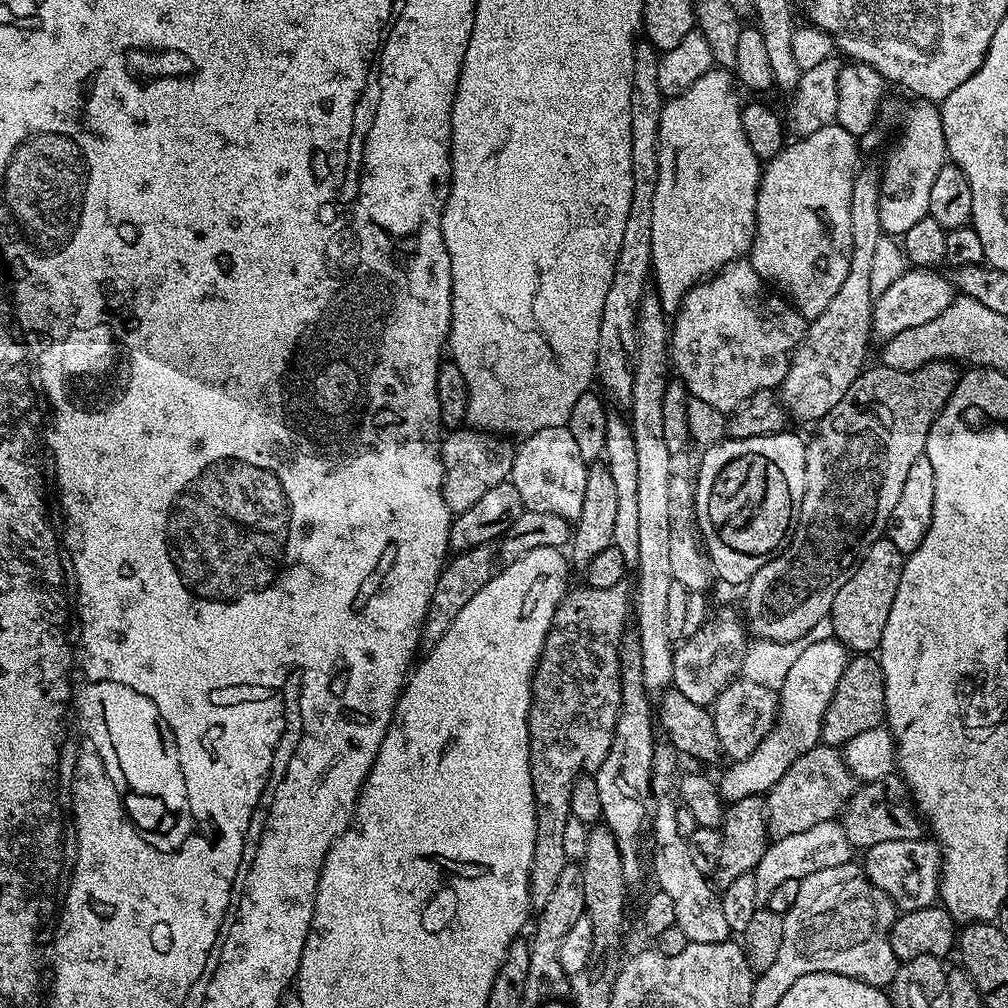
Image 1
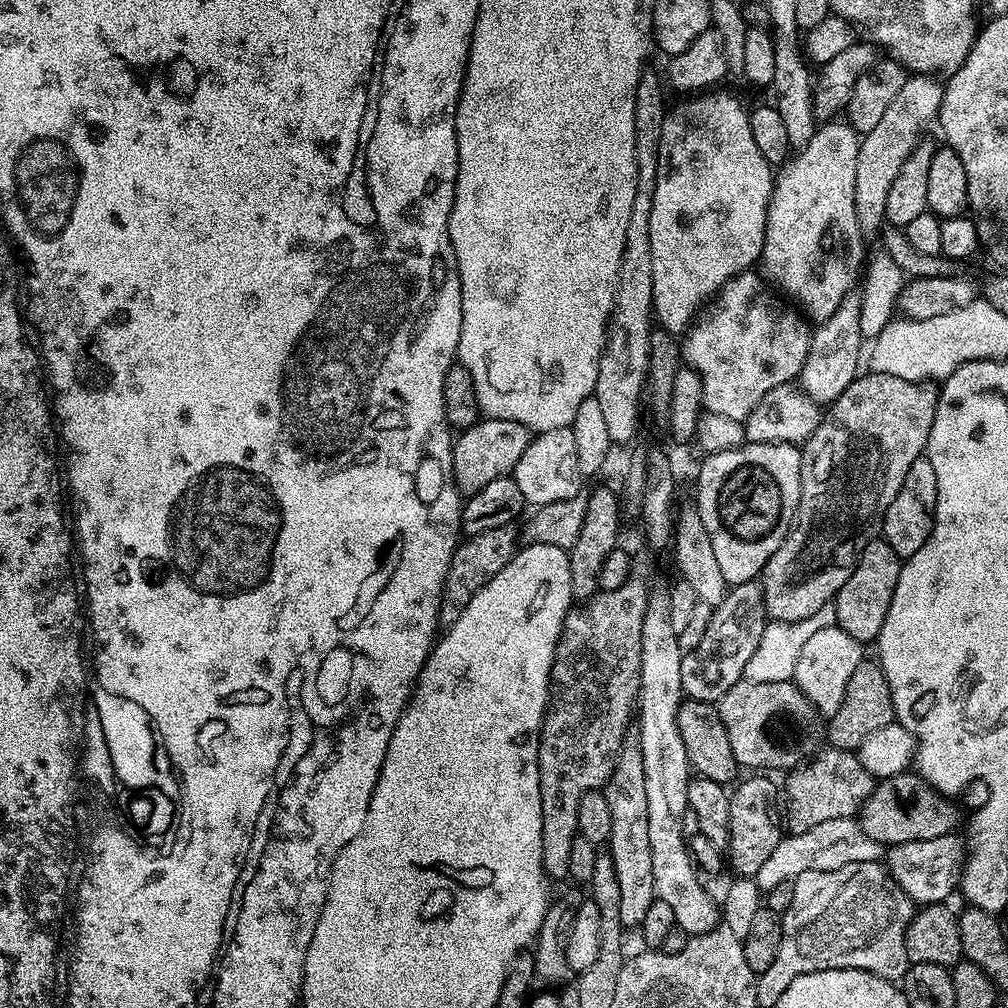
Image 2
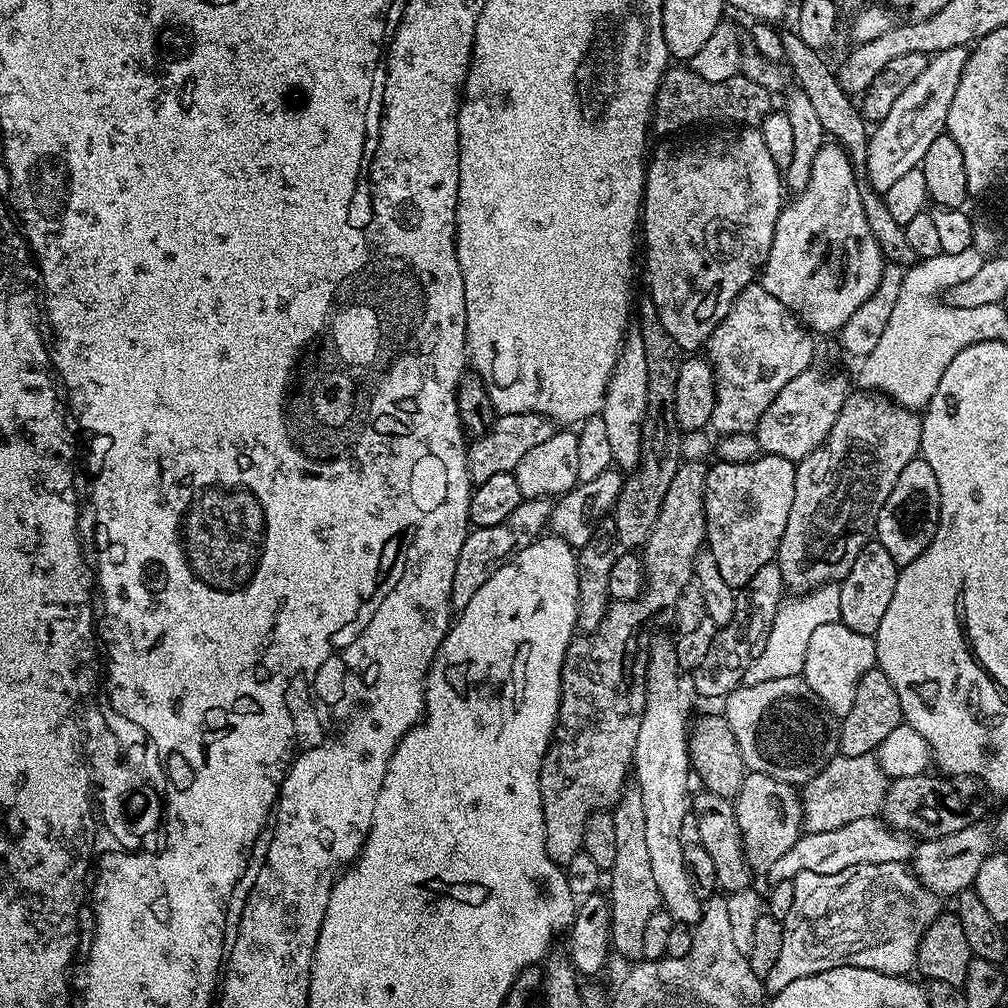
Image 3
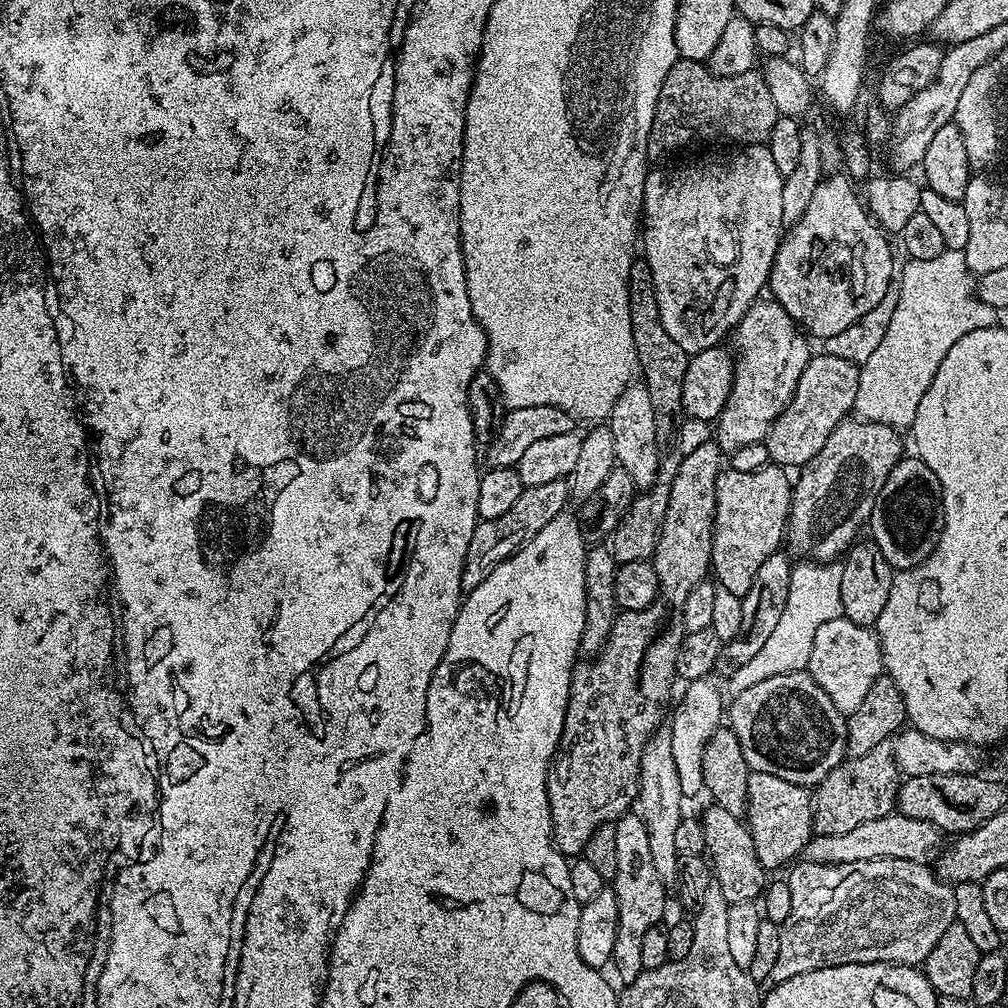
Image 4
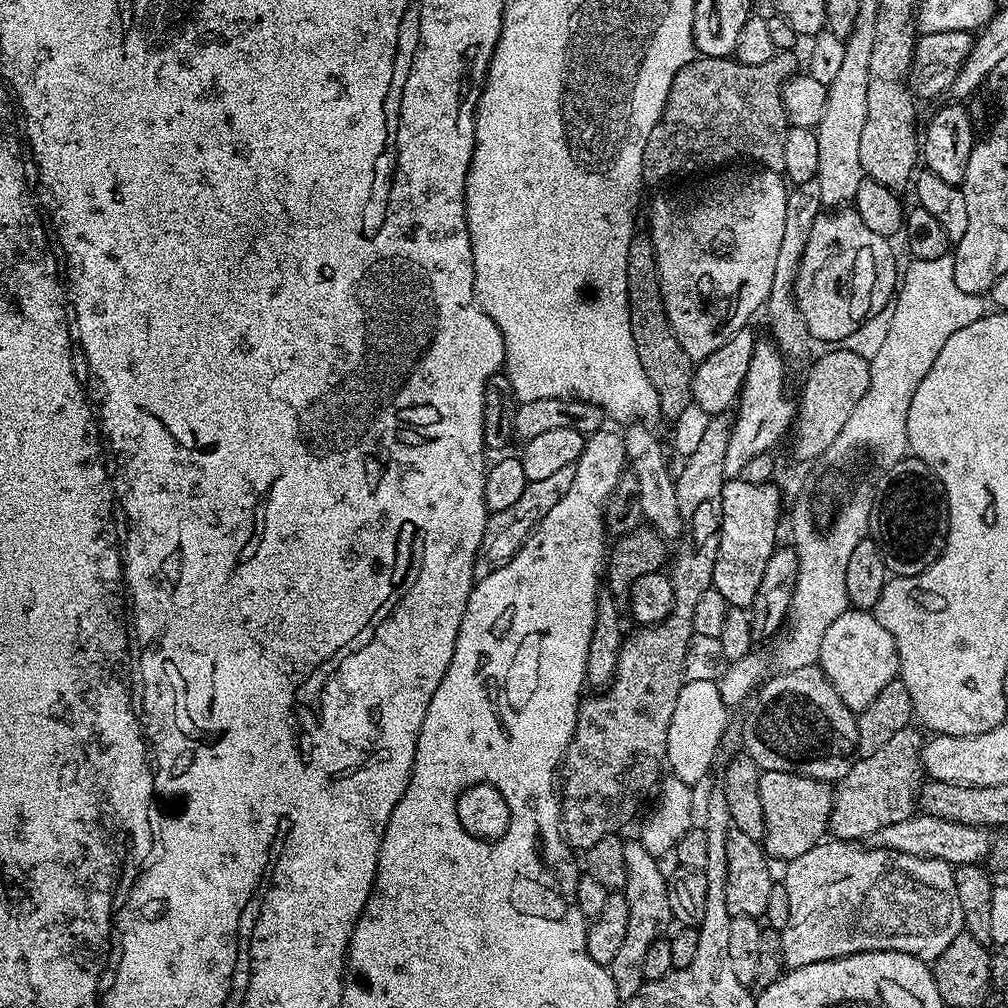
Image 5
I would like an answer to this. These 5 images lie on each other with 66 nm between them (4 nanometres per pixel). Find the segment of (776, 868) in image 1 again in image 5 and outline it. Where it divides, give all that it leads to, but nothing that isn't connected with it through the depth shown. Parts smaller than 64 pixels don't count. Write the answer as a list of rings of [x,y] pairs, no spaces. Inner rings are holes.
[[[914,814],[902,822],[894,822],[894,826],[886,826],[878,830],[870,840],[877,848],[889,848],[898,850],[902,854],[938,858],[947,864],[959,866],[983,861],[992,850],[993,837],[986,828],[962,826],[962,822],[946,822],[946,818]]]

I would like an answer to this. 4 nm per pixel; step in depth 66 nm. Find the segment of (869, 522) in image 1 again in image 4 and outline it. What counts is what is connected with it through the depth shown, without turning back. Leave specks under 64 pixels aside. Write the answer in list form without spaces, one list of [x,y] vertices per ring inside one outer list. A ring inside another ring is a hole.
[[[849,418],[843,420],[826,438],[826,446],[820,453],[799,469],[792,490],[792,505],[788,511],[788,527],[786,544],[800,558],[812,562],[836,562],[847,553],[857,539],[856,528],[869,523],[874,510],[875,495],[882,490],[886,478],[890,478],[890,470],[905,455],[904,444],[900,441],[901,433],[888,424],[879,424],[873,420]]]

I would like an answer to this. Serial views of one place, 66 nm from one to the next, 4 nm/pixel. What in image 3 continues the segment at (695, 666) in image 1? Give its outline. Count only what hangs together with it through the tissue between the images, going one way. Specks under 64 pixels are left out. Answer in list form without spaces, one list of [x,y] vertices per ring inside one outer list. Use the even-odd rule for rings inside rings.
[[[775,562],[762,566],[762,570],[758,570],[758,574],[754,574],[754,578],[750,578],[750,582],[737,591],[734,618],[717,631],[709,653],[691,673],[690,678],[698,695],[723,698],[744,683],[744,675],[753,658],[762,654],[766,647],[766,638],[770,638],[774,618],[785,596],[786,589]]]

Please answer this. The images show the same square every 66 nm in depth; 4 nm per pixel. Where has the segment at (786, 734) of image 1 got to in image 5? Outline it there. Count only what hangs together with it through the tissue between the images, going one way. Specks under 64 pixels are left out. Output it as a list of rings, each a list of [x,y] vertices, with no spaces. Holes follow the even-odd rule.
[[[849,610],[838,614],[838,618],[834,618],[834,622],[830,622],[830,626],[827,627],[826,634],[822,637],[818,667],[826,674],[826,678],[830,678],[834,690],[838,690],[838,698],[846,702],[851,712],[859,714],[866,706],[870,706],[870,702],[874,702],[874,698],[878,698],[879,692],[891,680],[897,679],[900,659],[894,646],[894,636],[890,634],[890,630],[886,630],[886,626],[882,626],[882,622],[876,620],[871,611]]]

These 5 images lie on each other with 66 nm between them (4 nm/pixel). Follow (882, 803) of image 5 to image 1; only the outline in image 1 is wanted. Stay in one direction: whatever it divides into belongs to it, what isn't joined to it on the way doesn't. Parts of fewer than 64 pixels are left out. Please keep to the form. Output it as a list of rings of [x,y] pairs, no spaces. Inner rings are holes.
[[[826,743],[815,744],[766,793],[769,833],[776,838],[802,834],[802,830],[810,830],[818,822],[836,820],[848,807],[857,787],[858,781],[846,766],[843,755]]]

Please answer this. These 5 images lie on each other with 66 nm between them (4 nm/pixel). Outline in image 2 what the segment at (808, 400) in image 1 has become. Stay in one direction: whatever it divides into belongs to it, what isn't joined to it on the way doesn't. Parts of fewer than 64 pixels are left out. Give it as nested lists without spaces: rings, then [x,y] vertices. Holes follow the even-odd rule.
[[[928,74],[913,75],[904,83],[902,90],[898,90],[898,95],[894,97],[894,102],[890,102],[886,114],[882,114],[878,126],[874,126],[874,130],[863,133],[858,150],[858,171],[854,174],[854,206],[858,214],[858,226],[865,237],[875,237],[881,231],[882,226],[885,225],[886,198],[890,198],[890,186],[894,186],[894,178],[898,178],[898,170],[902,170],[906,158],[910,158],[910,154],[917,144],[921,143],[923,136],[920,135],[931,124],[933,127],[934,121],[940,115],[940,103],[944,97],[944,84],[936,80],[939,79]],[[853,294],[847,296],[830,314],[830,318],[819,321],[812,332],[812,341],[806,354],[806,362],[798,377],[799,387],[809,398],[821,406],[831,405],[833,400],[850,386],[862,368],[862,352],[860,356],[860,298]],[[861,364],[861,368],[860,368]],[[860,368],[860,369],[859,369]]]

